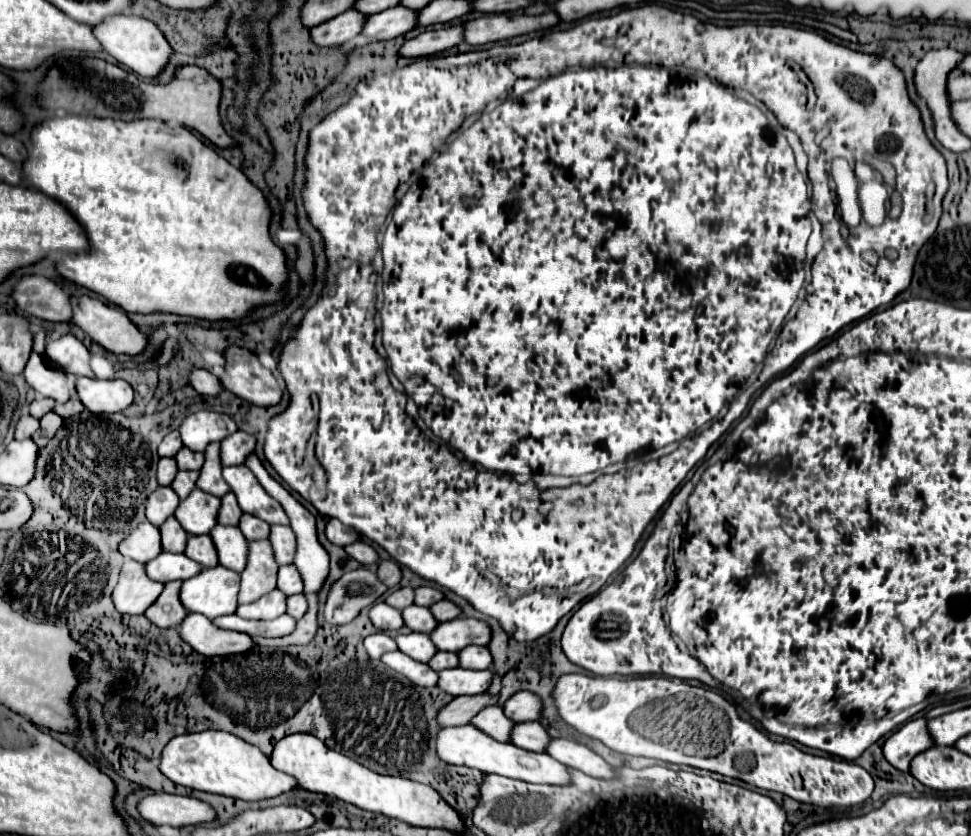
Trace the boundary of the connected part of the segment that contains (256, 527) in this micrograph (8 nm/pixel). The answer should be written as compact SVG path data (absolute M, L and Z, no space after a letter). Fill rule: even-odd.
M243 515L239 521L239 529L245 535L245 539L267 539L269 525L253 515Z

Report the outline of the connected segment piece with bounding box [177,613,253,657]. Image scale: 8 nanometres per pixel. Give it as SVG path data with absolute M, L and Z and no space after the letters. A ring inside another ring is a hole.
M187 613L177 631L187 645L191 645L197 653L205 657L235 655L251 649L253 645L249 635L239 631L215 629L215 625L211 625L211 621L199 613Z

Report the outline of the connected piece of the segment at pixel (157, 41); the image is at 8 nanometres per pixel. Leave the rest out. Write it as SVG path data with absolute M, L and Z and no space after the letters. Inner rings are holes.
M137 15L105 17L99 25L93 25L91 31L111 57L115 57L119 63L123 63L125 67L129 67L133 73L141 77L157 77L171 55L171 47L165 41L163 33L157 29L157 25Z

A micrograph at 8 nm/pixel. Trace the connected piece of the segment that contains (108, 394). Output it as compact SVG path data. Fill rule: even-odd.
M77 377L77 395L91 413L123 411L133 401L133 389L123 379Z

